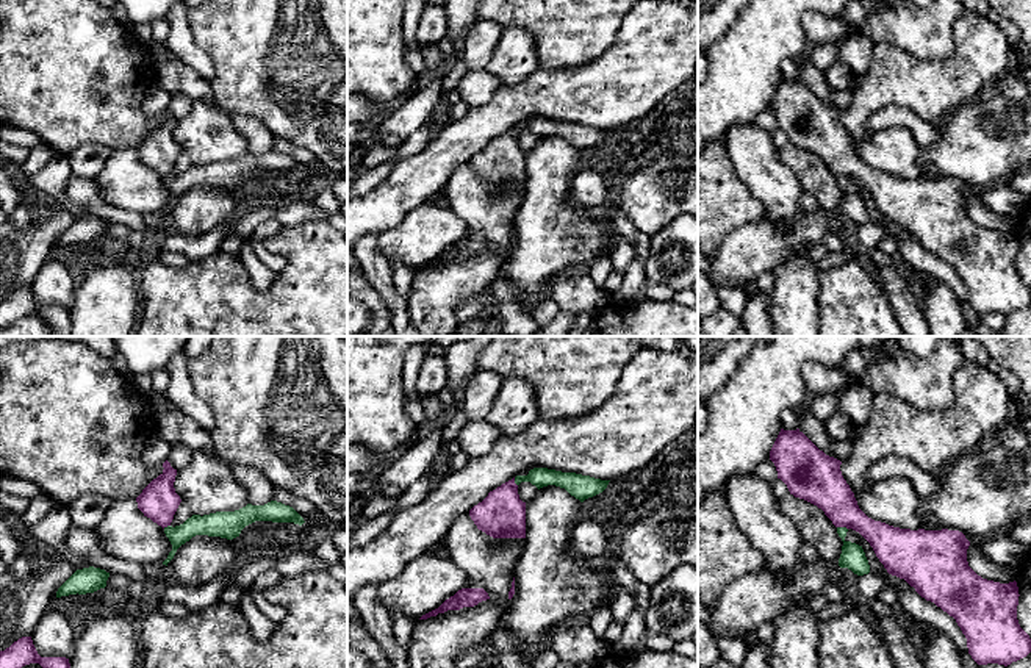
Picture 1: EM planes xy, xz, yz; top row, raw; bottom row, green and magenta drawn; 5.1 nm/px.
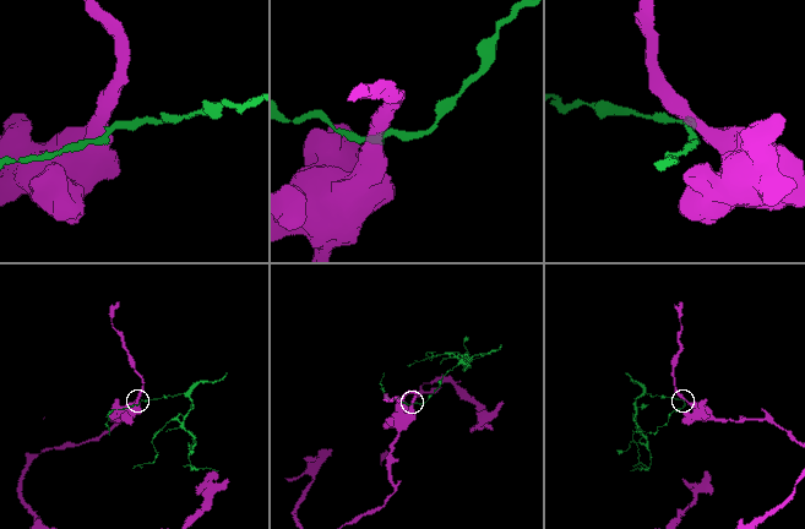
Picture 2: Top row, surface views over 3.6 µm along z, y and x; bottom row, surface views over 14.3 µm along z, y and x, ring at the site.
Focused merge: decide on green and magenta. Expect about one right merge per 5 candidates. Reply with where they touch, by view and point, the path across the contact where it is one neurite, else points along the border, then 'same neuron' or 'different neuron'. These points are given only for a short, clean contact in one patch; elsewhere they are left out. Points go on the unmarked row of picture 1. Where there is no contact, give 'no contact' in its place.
meets green in yz at (842, 177); border along yz (837, 175), (847, 179); different neuron

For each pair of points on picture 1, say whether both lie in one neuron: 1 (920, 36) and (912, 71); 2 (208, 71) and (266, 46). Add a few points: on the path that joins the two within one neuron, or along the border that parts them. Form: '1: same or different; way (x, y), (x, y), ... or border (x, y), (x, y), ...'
1: different; border (881, 43), (890, 43), (926, 60), (951, 57)
2: different; border (193, 36), (215, 69), (210, 82)

